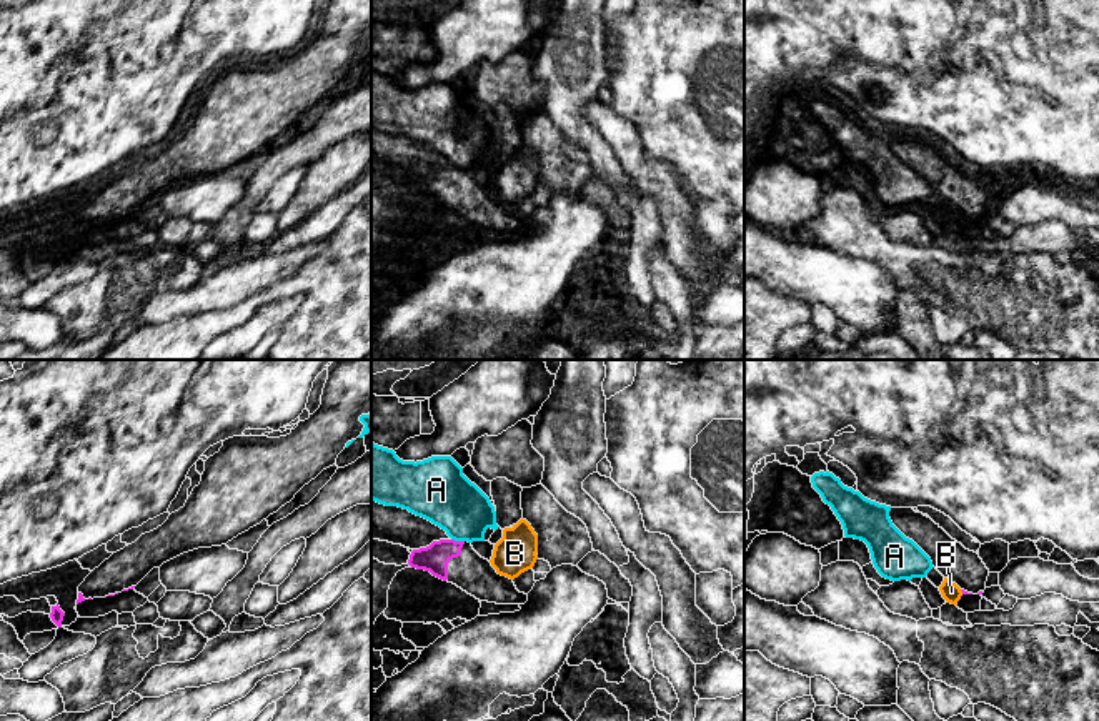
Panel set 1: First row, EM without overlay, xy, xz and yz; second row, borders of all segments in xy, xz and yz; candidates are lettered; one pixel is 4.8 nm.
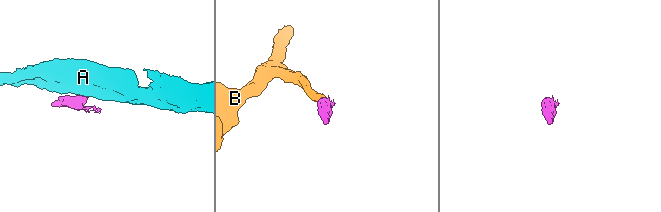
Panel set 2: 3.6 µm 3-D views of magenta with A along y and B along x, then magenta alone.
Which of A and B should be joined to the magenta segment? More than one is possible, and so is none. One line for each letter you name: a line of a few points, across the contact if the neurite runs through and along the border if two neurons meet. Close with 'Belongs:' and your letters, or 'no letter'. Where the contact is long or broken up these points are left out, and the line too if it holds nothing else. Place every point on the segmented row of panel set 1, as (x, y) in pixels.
Belongs: no letter

